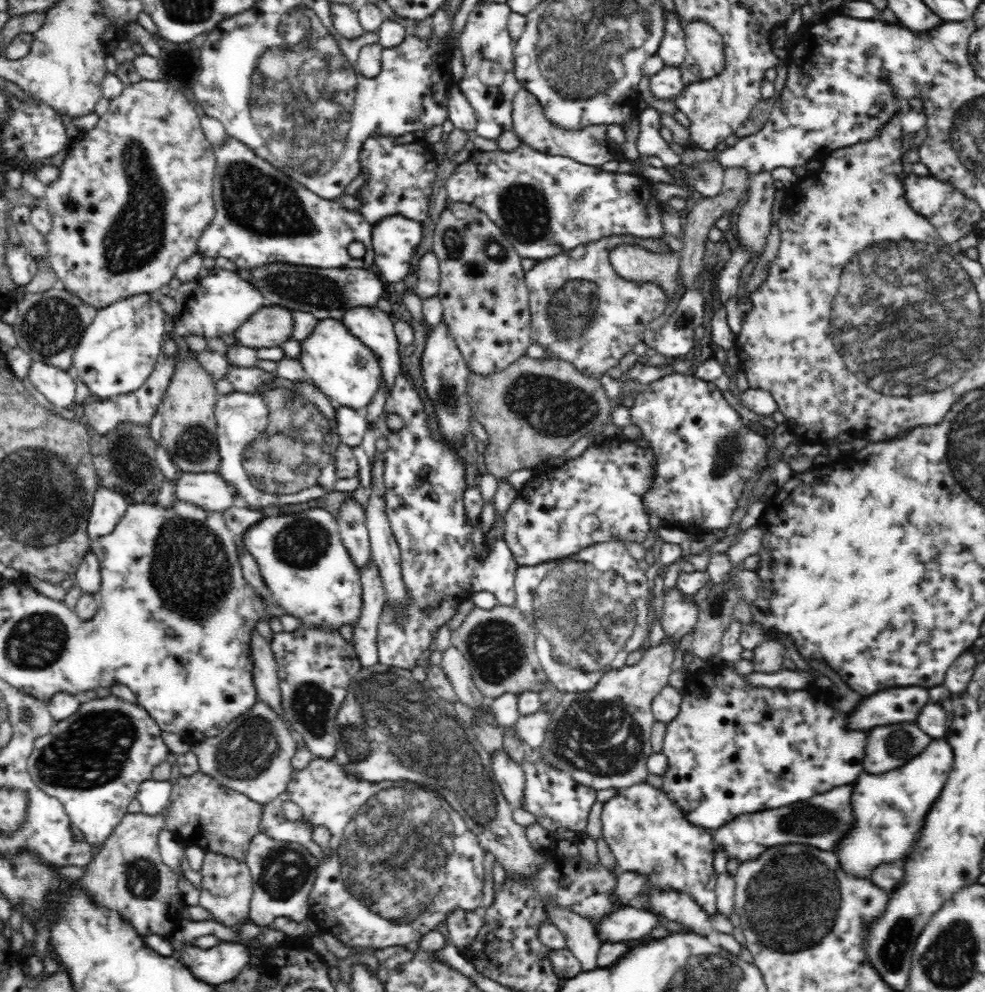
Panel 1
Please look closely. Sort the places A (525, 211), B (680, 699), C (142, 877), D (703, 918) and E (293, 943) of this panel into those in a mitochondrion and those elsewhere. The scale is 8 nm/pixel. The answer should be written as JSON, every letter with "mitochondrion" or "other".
{"A":"mitochondrion","B":"other","C":"mitochondrion","D":"other","E":"other"}

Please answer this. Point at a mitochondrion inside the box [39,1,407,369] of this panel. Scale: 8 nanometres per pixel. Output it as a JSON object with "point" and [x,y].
{"point":[299,100]}

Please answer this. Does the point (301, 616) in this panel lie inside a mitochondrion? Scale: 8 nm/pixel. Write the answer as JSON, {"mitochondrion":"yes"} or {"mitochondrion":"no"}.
{"mitochondrion":"no"}

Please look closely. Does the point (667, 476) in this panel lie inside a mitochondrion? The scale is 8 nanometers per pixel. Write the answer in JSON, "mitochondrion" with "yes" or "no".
{"mitochondrion":"no"}

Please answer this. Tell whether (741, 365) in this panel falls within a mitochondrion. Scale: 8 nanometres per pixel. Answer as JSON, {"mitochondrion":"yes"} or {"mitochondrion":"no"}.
{"mitochondrion":"no"}

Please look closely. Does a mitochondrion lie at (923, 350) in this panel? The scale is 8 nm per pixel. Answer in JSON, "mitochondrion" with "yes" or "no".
{"mitochondrion":"yes"}

